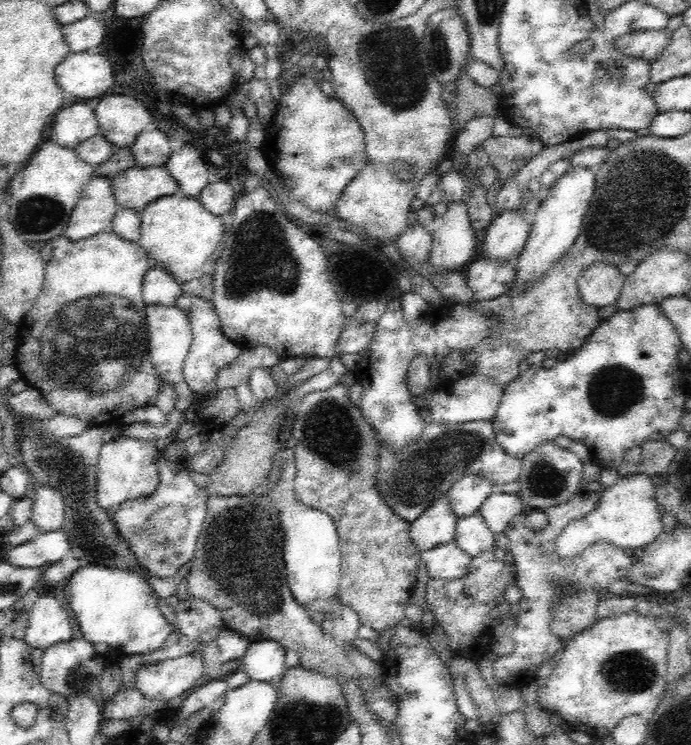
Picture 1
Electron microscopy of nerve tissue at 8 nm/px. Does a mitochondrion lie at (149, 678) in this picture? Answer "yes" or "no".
no

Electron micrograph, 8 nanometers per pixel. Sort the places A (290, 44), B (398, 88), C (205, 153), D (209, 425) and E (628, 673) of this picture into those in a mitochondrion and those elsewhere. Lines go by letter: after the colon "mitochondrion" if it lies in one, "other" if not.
A: other
B: mitochondrion
C: other
D: other
E: mitochondrion

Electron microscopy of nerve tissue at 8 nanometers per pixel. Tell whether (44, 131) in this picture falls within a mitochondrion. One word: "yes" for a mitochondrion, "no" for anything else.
no

